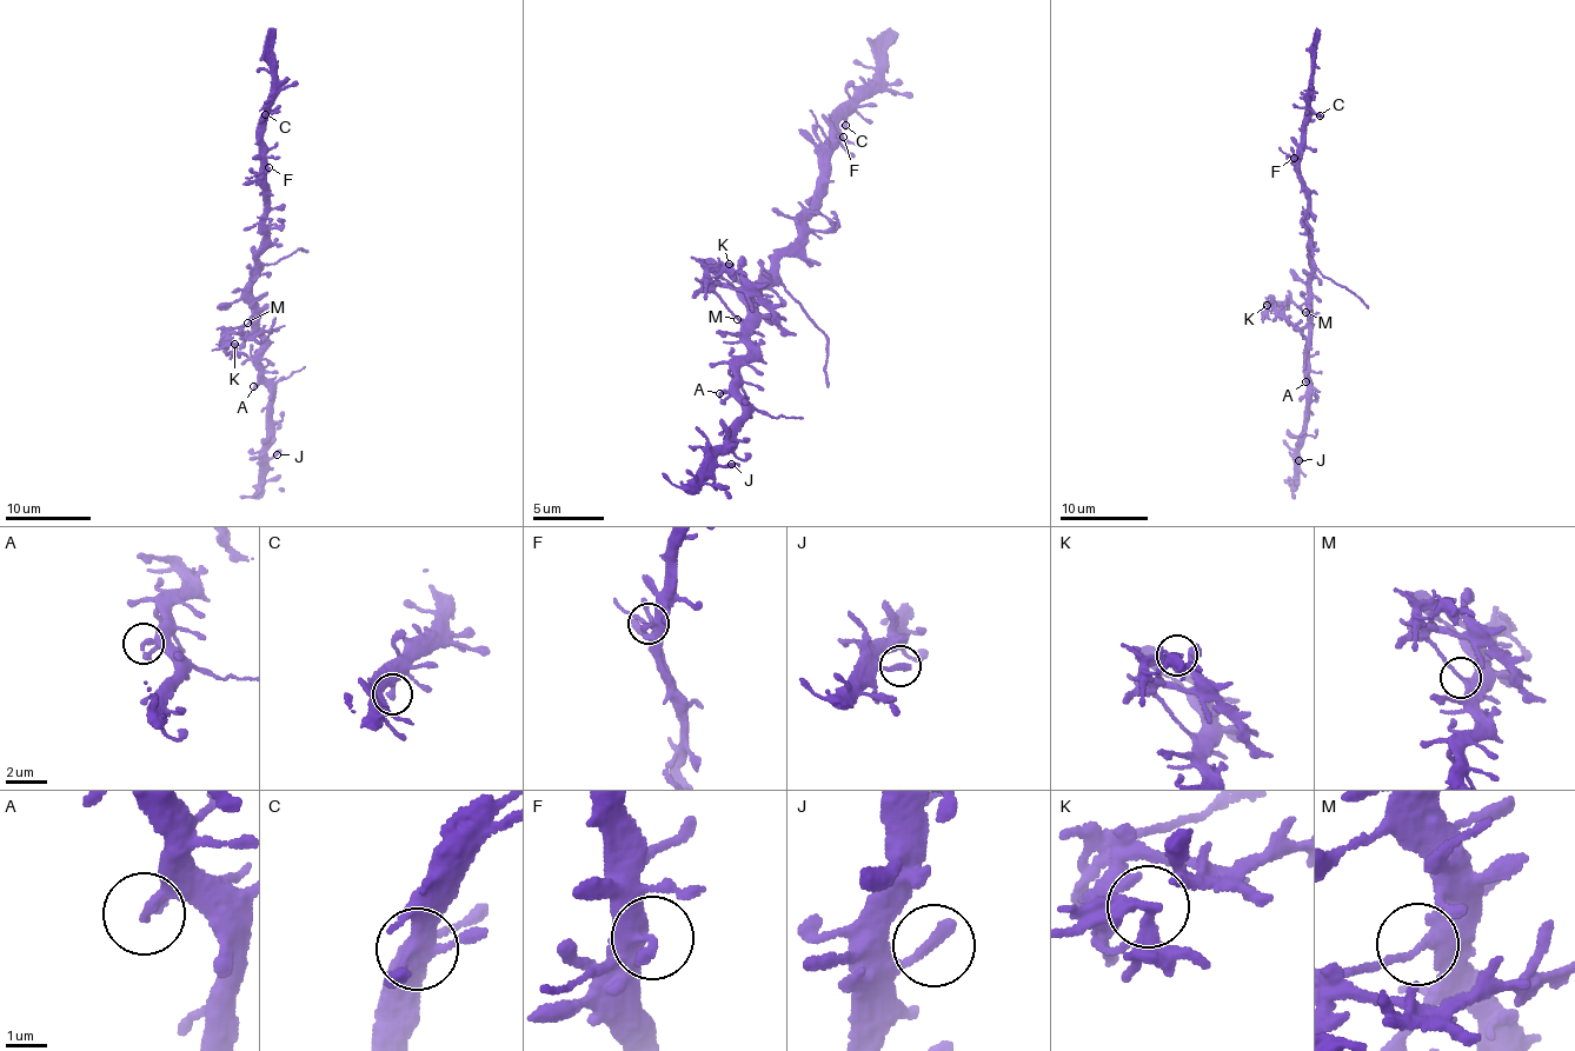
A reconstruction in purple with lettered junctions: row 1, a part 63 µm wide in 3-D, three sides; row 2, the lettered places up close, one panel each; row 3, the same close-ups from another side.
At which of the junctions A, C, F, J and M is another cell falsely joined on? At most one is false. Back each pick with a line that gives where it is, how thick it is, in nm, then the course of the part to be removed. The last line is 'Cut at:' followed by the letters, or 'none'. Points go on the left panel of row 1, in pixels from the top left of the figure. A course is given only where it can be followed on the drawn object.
M: at (247, 323); 340 nm thick; foreign part runs (247, 323), (231, 328), (232, 333), (251, 336), (284, 325)
Cut at: M

